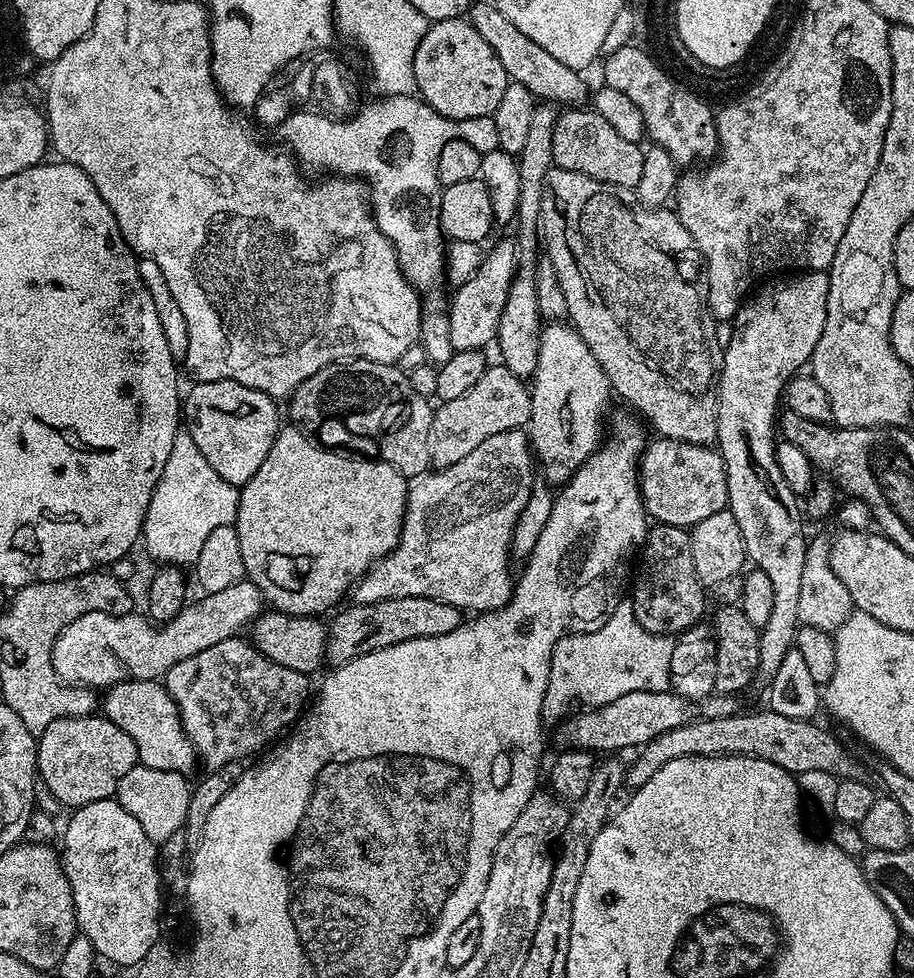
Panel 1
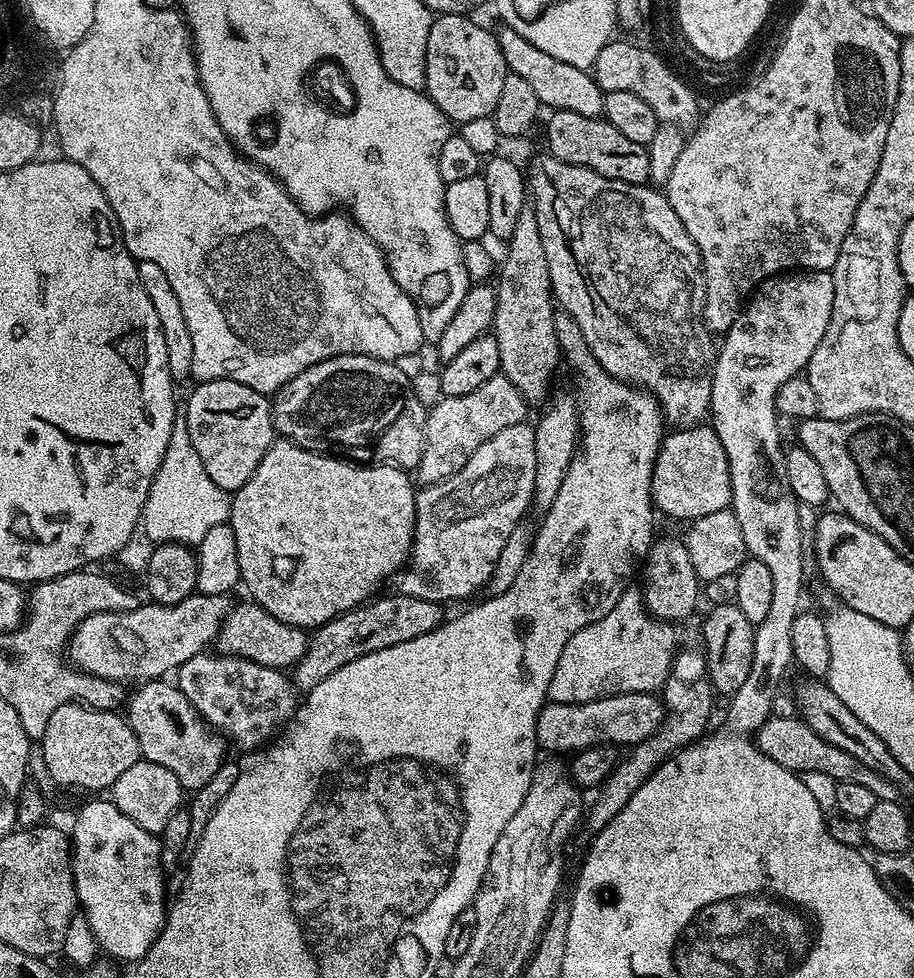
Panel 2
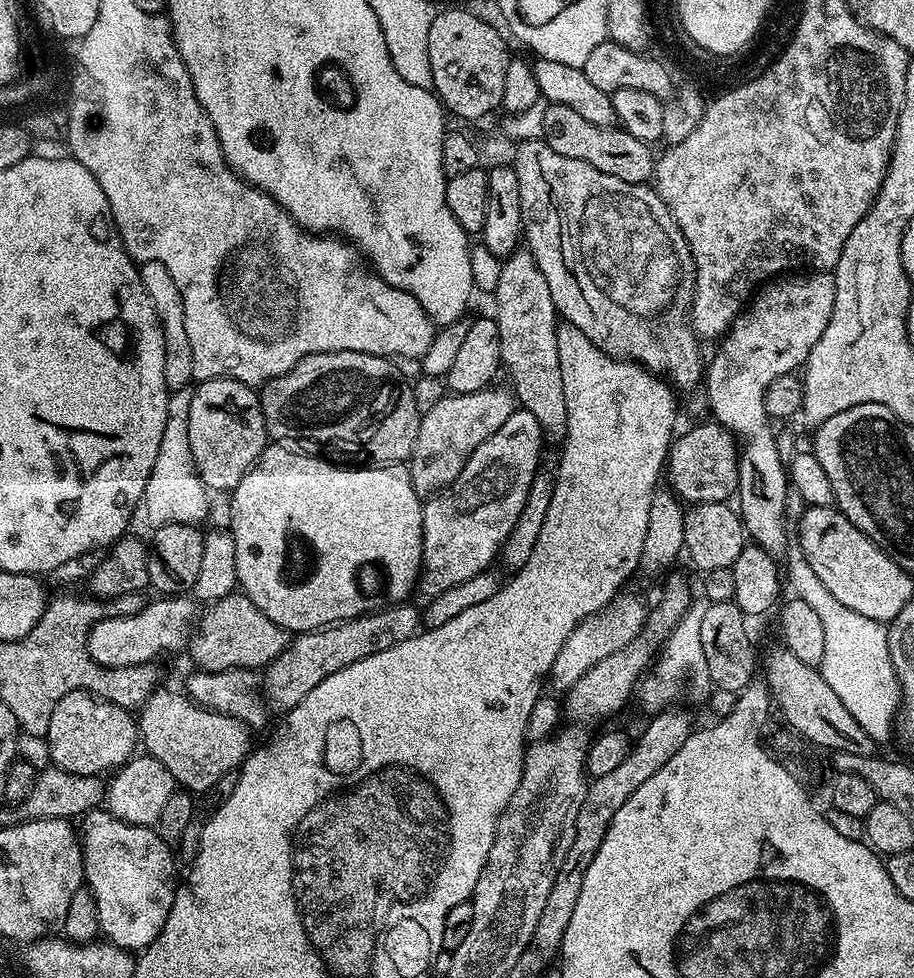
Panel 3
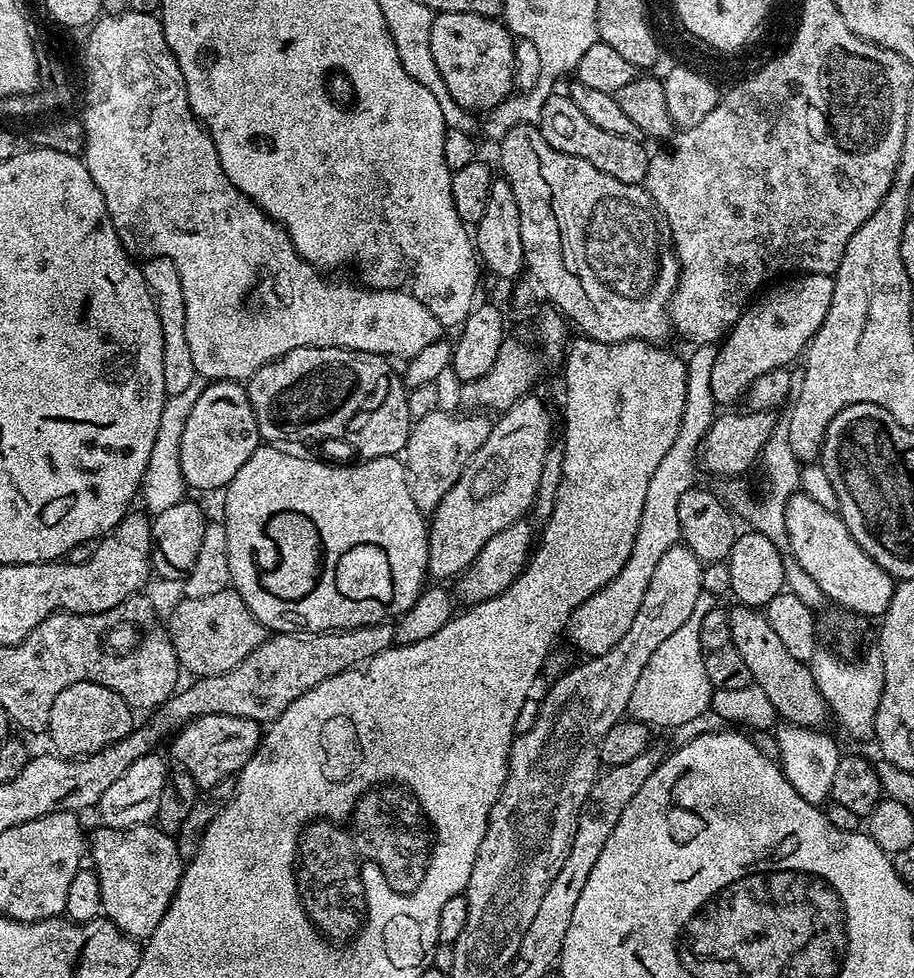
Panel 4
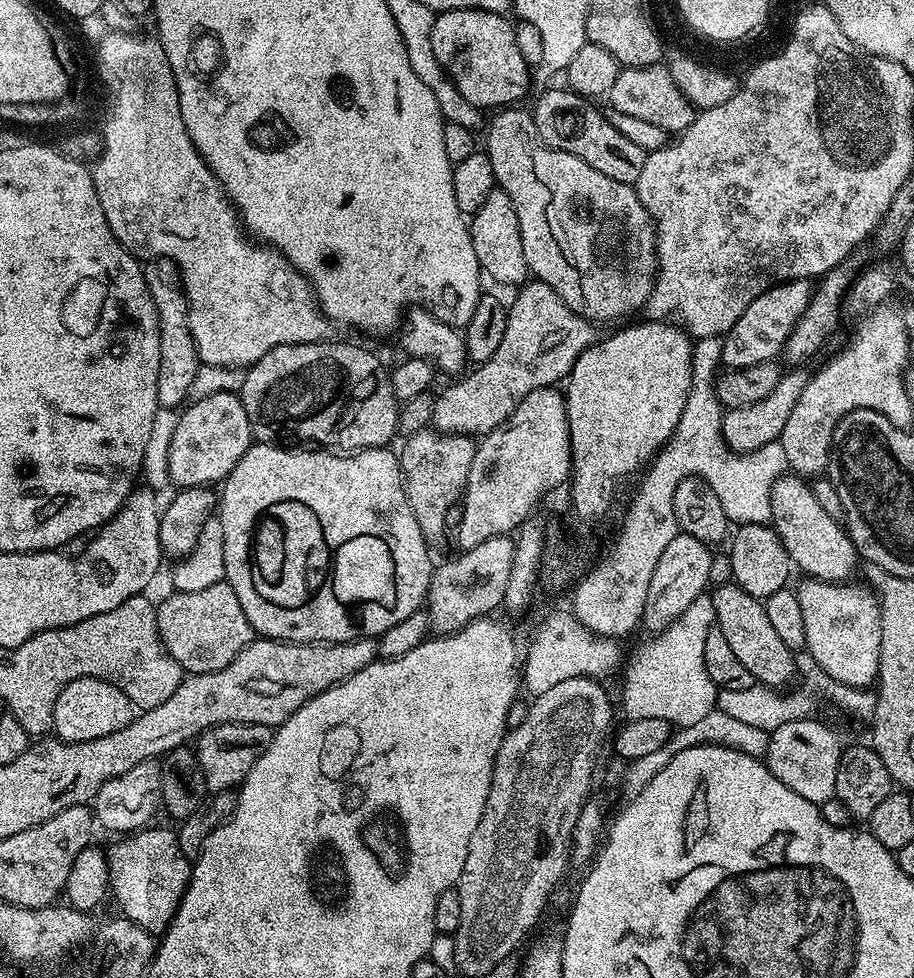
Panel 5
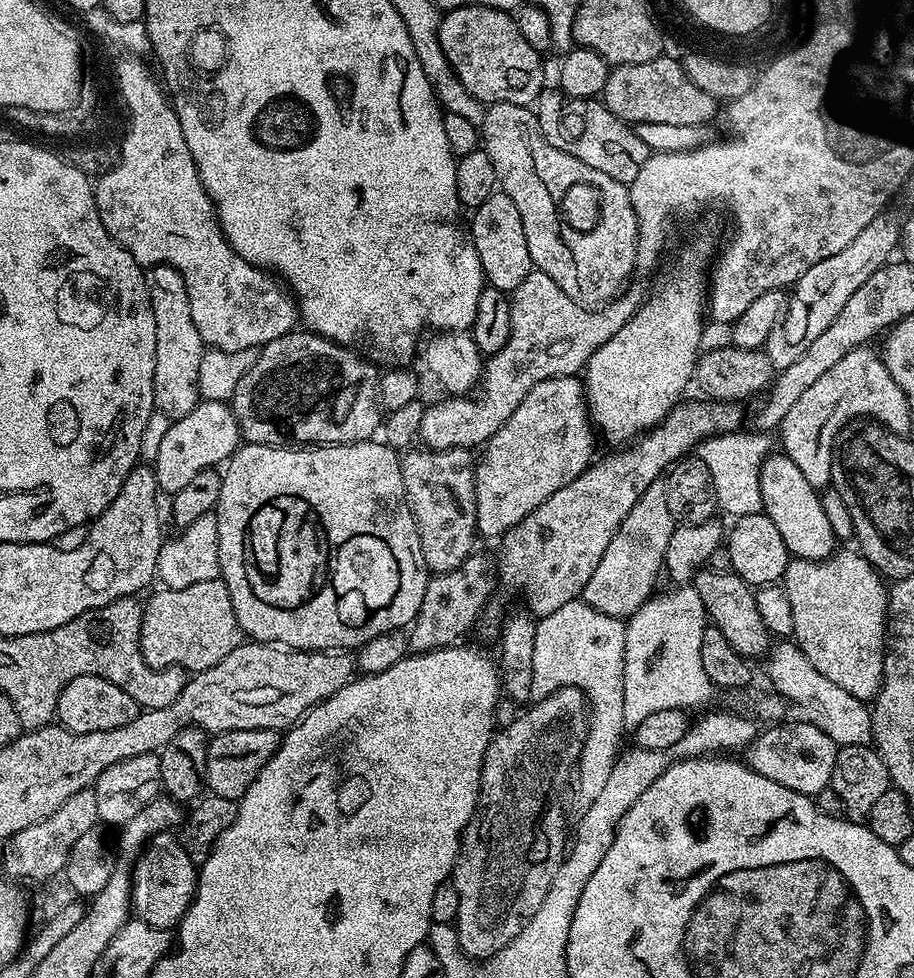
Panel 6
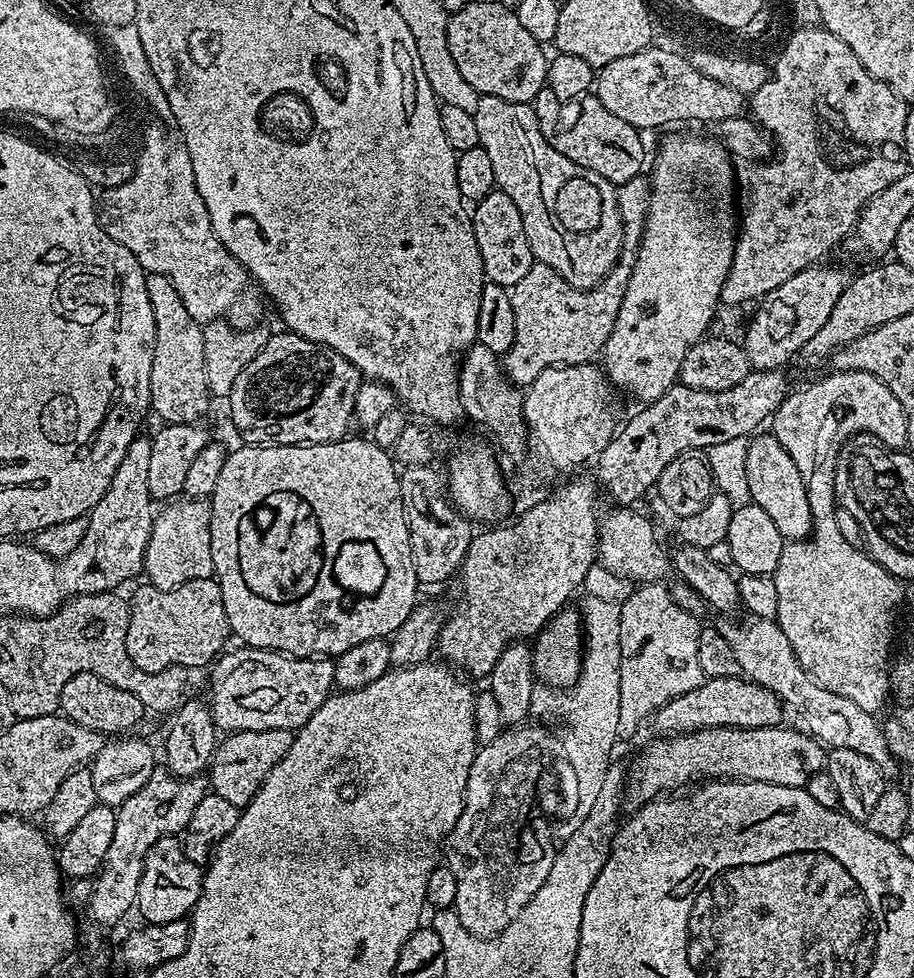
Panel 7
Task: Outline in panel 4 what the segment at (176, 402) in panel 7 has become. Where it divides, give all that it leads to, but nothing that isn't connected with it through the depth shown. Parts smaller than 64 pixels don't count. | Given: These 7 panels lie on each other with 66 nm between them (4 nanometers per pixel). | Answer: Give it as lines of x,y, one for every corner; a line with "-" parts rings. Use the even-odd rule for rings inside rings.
149,256
143,261
146,286
154,298
158,310
158,322
162,326
162,378
168,396
182,394
197,376
194,370
194,354
190,354
190,342
186,342
186,302
182,298
182,278
178,278
178,266
165,256

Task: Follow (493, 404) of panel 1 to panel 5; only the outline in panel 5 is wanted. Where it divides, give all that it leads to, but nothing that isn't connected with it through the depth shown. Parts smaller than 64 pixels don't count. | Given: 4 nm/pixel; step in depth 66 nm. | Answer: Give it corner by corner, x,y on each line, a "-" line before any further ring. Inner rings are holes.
431,427
422,429
418,434
407,437
404,445
398,448
400,458
400,473
404,479
406,498
410,502
410,510
414,510
414,518
418,518
418,526
422,530
424,539
429,545
436,546
444,540
444,535
449,535
448,515
457,511
458,505
464,499
464,487
470,478
470,466
474,462
477,441
470,436
459,436
453,432
438,432

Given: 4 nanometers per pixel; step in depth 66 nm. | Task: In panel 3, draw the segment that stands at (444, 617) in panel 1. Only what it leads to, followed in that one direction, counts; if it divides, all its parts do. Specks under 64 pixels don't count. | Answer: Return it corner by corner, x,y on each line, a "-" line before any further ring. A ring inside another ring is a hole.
405,602
377,608
374,612
367,612
365,616
341,620
339,624
317,628
314,632
301,632
286,650
282,650
277,660
263,669
263,695
273,709
290,710
298,702
302,702
302,698
306,698
306,694
310,694
310,690
314,690
318,682
330,678
330,674
338,674
338,670
354,662
362,662
362,658
370,658
370,654
398,646
398,642
416,635
421,624
421,609
416,609
412,602

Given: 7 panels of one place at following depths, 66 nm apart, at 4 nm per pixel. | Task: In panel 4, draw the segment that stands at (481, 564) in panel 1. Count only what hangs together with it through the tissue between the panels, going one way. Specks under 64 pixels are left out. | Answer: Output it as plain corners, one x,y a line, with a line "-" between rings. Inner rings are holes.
536,394
523,396
513,408
508,409
493,423
490,438
482,442
478,454
466,466
462,478
442,498
435,512
431,513
428,524
428,576
436,582
448,582
465,572
478,558
482,546
494,538
506,526
525,515
524,511
536,500
536,491
540,488
540,479
544,476
544,460
549,459
548,442
553,439
552,416
544,409

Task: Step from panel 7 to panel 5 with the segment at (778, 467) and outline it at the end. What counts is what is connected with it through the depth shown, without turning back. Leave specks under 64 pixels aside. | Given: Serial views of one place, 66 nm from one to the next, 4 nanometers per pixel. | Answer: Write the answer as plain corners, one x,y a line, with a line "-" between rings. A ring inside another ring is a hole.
795,474
779,476
770,490
771,527
776,529
786,554
797,569
804,571
805,577
814,580
844,582
858,568
858,553
849,538
845,525
830,518
812,493
811,483
805,477

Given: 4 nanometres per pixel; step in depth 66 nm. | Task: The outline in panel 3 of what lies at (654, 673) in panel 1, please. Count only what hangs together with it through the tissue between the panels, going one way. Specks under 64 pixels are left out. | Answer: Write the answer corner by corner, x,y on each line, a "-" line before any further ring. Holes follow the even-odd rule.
627,594
623,595
620,602
615,603
613,608
605,609
595,616
587,616
572,631
570,638
566,638
566,642
562,642
562,650
558,650
558,658
554,658
550,684
561,690
572,688
574,682
578,682
578,678
582,678
582,674
586,674
586,670
590,670
590,666
602,662
602,658
606,658
610,654
622,651
631,640
636,639
644,631
645,623
646,604
644,608
643,602
638,597
627,596

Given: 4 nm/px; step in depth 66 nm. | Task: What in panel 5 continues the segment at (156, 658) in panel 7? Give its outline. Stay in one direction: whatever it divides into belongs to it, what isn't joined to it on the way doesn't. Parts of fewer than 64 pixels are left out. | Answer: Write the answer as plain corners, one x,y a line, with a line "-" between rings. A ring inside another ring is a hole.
227,582
206,586
197,592
173,591
156,609
158,634
162,646
184,667
185,673
213,672
222,670
238,658
247,644
251,644
254,633
246,613
238,603
238,594

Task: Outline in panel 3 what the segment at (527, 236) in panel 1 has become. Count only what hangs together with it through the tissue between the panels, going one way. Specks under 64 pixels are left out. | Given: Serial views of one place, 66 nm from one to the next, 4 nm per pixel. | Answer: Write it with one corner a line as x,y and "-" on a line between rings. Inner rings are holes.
517,250
500,265
500,277
494,293
496,313
494,319
498,326
500,339
500,362
503,371
508,371
512,379
511,391
523,411
534,414
542,429
542,440
545,445
563,445
566,434
566,394
562,394
562,366
558,366
558,338
556,325
558,313
554,306
554,298
550,298
550,286
546,286
546,278
542,270
538,270
538,262
534,262
532,253

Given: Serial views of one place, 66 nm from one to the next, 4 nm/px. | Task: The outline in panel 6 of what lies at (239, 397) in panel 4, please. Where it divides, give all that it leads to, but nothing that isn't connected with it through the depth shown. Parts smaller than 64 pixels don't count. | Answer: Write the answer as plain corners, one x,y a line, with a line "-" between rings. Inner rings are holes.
204,400
190,414
169,423
154,461
156,486
161,493
178,493
207,468
216,468
232,459
242,443
242,433
237,413
228,407
222,400

